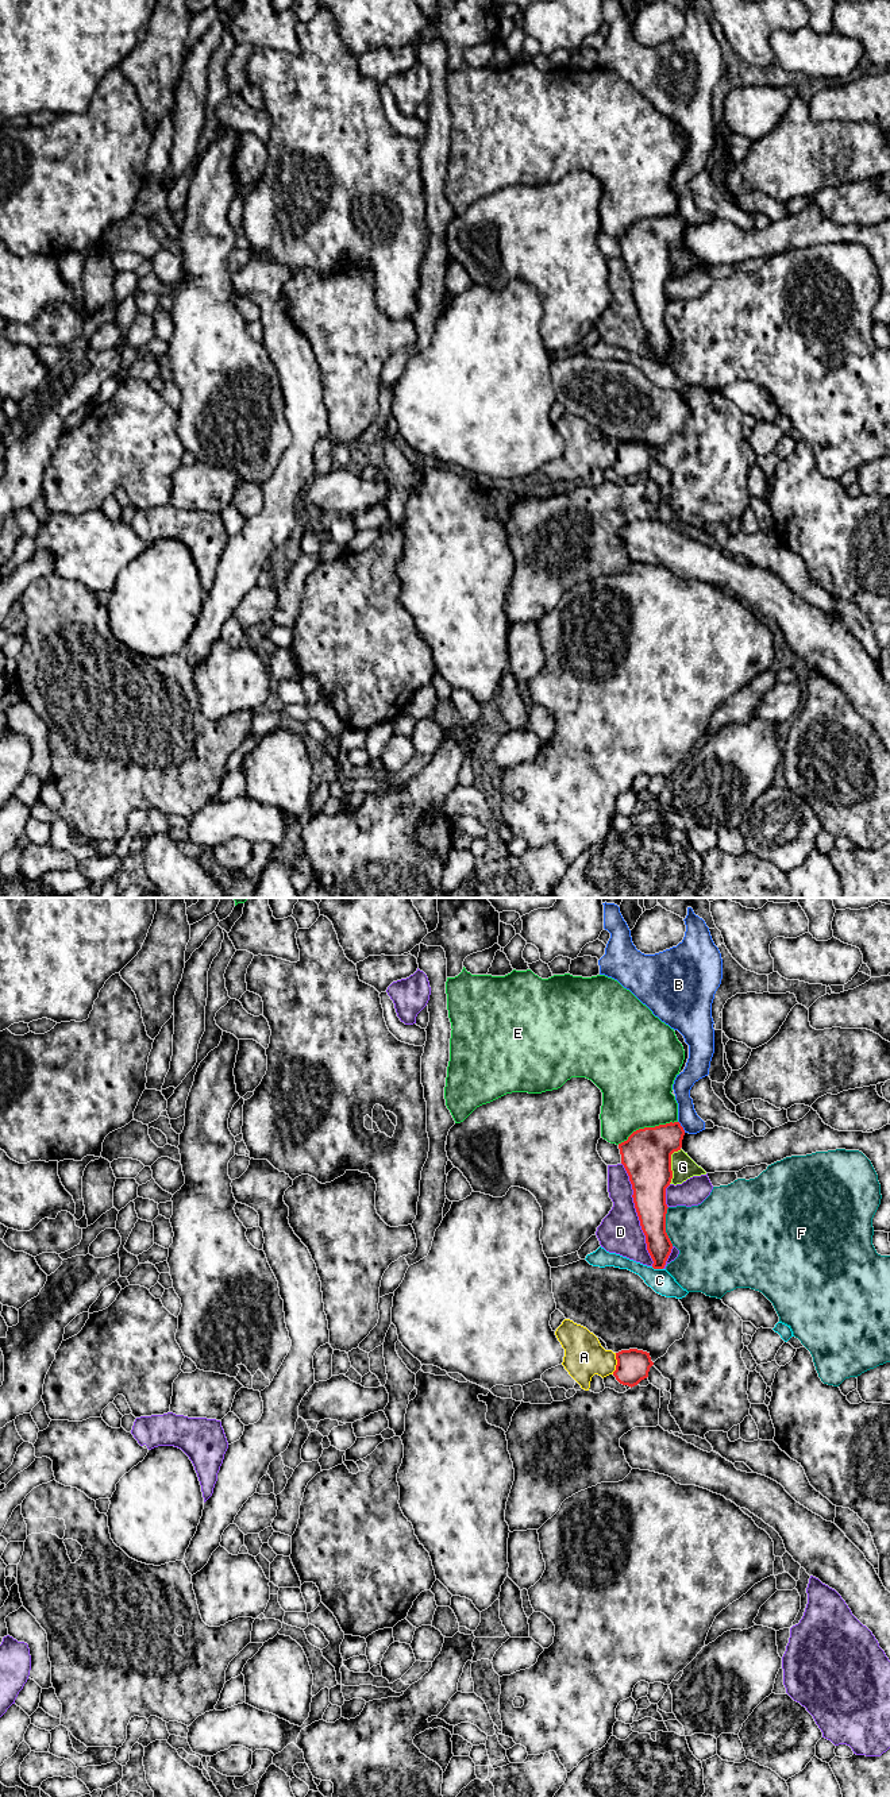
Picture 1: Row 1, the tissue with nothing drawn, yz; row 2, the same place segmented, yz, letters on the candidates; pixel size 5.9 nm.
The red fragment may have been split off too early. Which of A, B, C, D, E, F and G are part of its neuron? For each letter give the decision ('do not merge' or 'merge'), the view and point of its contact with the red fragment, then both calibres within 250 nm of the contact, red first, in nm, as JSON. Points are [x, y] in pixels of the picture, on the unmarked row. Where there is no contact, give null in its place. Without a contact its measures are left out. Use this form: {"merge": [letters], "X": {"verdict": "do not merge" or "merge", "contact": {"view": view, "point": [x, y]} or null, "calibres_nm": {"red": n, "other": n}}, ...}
{"merge": [], "A": {"verdict": "do not merge", "contact": {"view": "yz", "point": [617, 457]}, "calibres_nm": {"red": 190, "other": 240}}, "B": {"verdict": "do not merge", "contact": {"view": "yz", "point": [681, 219]}, "calibres_nm": {"red": 280, "other": 120}}, "C": {"verdict": "do not merge", "contact": {"view": "yz", "point": [657, 361]}, "calibres_nm": {"red": 150, "other": 140}}, "D": {"verdict": "do not merge", "contact": {"view": "yz", "point": [638, 307]}, "calibres_nm": {"red": 240, "other": 260}}, "E": {"verdict": "do not merge", "contact": {"view": "yz", "point": [647, 220]}, "calibres_nm": {"red": 300, "other": 420}}, "F": {"verdict": "do not merge", "contact": {"view": "yz", "point": [665, 319]}, "calibres_nm": {"red": 190, "other": 360}}, "G": {"verdict": "do not merge", "contact": {"view": "yz", "point": [670, 257]}, "calibres_nm": {"red": 300, "other": 140}}}

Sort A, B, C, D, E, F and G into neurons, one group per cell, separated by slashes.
A / B G / C / D / E / F

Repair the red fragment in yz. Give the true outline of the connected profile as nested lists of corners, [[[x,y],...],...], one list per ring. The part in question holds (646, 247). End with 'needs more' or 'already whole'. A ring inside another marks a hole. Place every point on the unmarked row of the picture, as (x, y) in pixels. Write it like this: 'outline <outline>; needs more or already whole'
outline [[[670,215],[639,221],[619,236],[654,362],[664,360],[673,342],[666,325],[666,281],[673,271],[671,247],[681,243],[683,228],[681,216]]]; already whole

